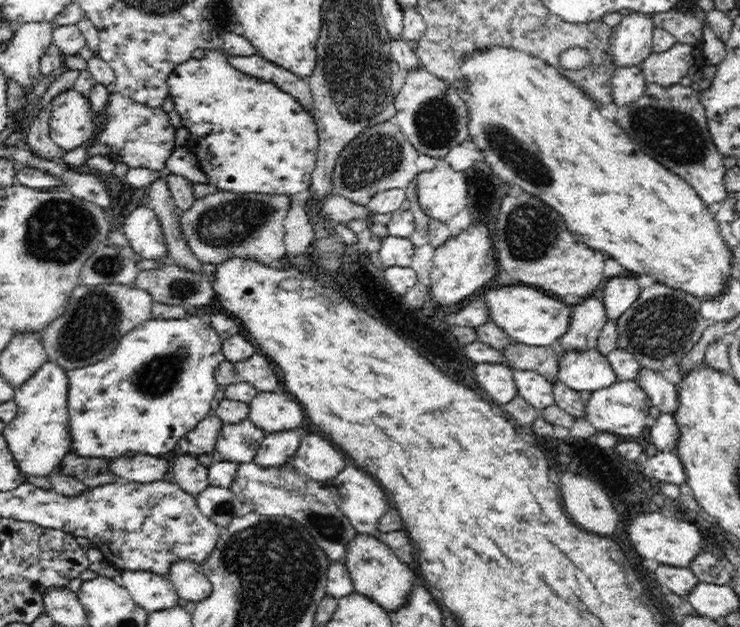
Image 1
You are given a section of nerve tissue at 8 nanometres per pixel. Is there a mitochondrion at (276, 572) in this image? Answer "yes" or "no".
yes

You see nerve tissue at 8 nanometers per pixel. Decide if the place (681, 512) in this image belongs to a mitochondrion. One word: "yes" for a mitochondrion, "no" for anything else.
no

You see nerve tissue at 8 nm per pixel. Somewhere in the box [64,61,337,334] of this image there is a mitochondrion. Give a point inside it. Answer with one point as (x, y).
(236, 223)

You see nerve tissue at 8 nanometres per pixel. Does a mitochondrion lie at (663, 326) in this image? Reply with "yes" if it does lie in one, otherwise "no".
yes

